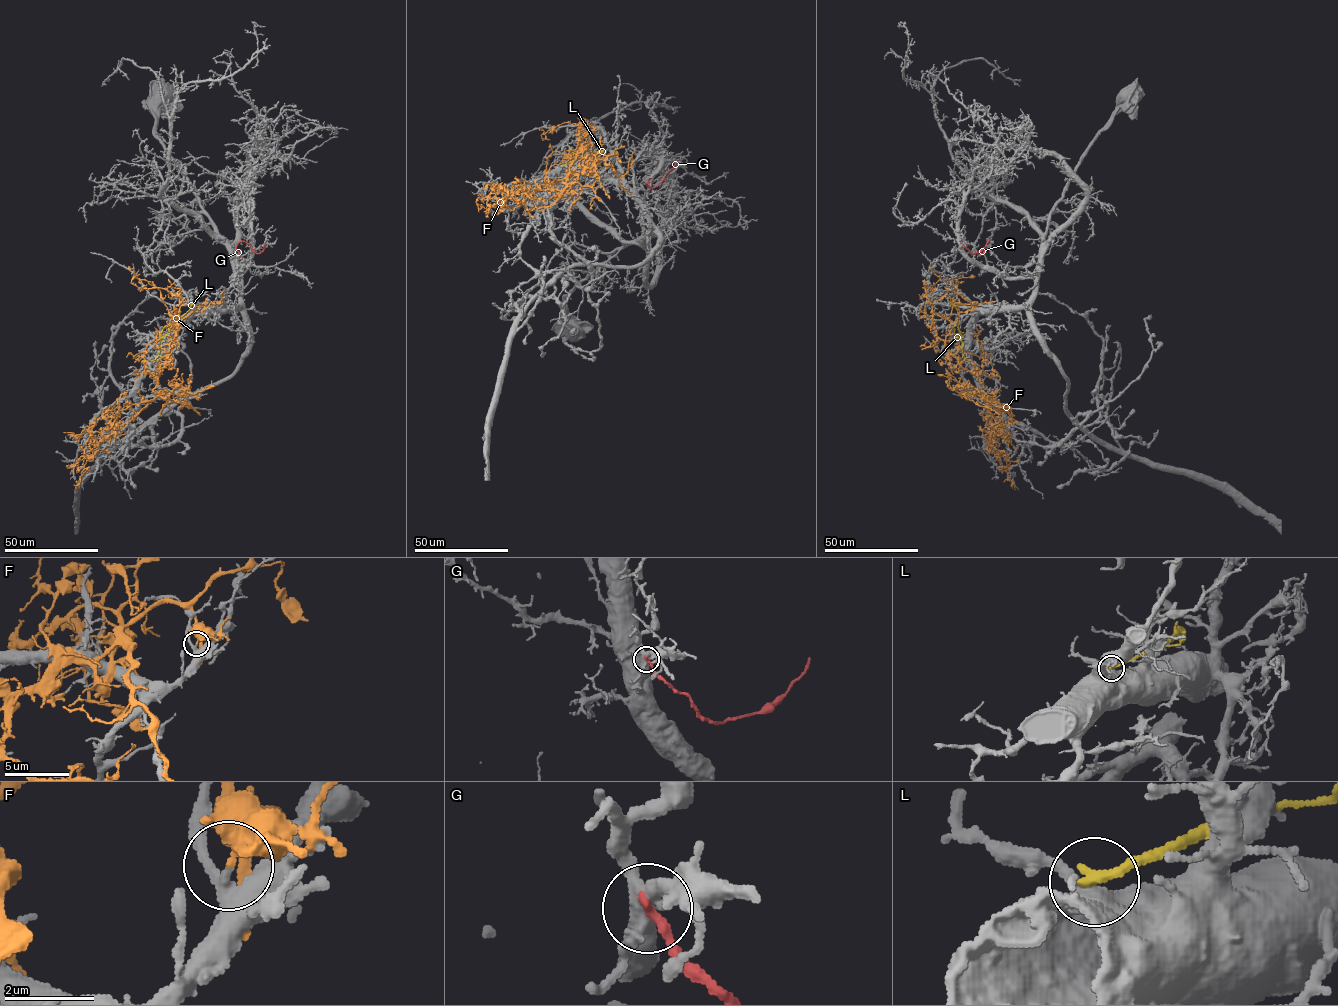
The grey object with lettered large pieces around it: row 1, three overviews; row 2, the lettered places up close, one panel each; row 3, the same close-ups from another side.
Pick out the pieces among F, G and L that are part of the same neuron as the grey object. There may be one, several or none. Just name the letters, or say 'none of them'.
none of them

